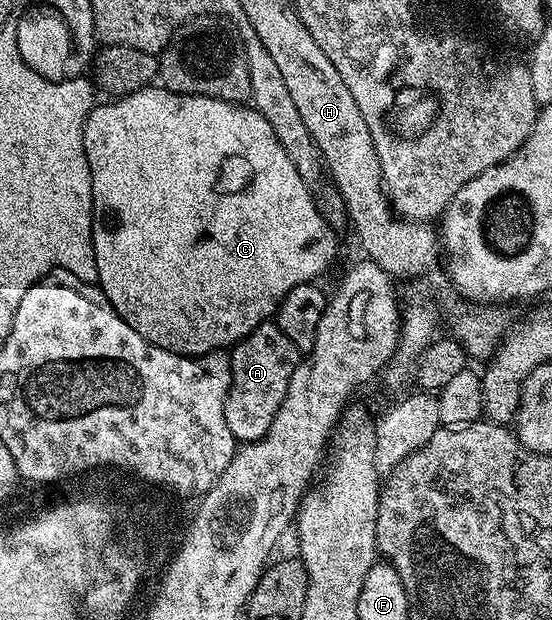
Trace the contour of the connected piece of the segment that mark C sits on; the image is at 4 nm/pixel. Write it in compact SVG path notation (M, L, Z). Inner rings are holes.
M163 85L143 87L141 91L122 95L108 102L112 103L104 103L101 107L100 104L93 106L84 121L84 148L86 149L86 161L90 165L90 177L92 178L92 240L94 241L94 257L98 261L98 277L100 278L98 286L104 290L116 312L146 341L150 341L167 351L176 351L179 355L204 355L208 351L231 348L239 343L241 339L245 339L255 327L269 322L275 316L277 309L280 308L280 302L286 297L286 293L290 293L290 289L294 289L294 285L319 280L319 275L324 275L331 269L332 262L336 259L336 235L332 232L331 225L324 220L323 213L312 211L315 209L316 203L309 194L311 193L310 187L299 176L294 161L287 156L287 149L279 143L270 121L260 115L257 110L248 105L227 103L221 99L206 97L205 95L179 95L173 91L167 91Z

